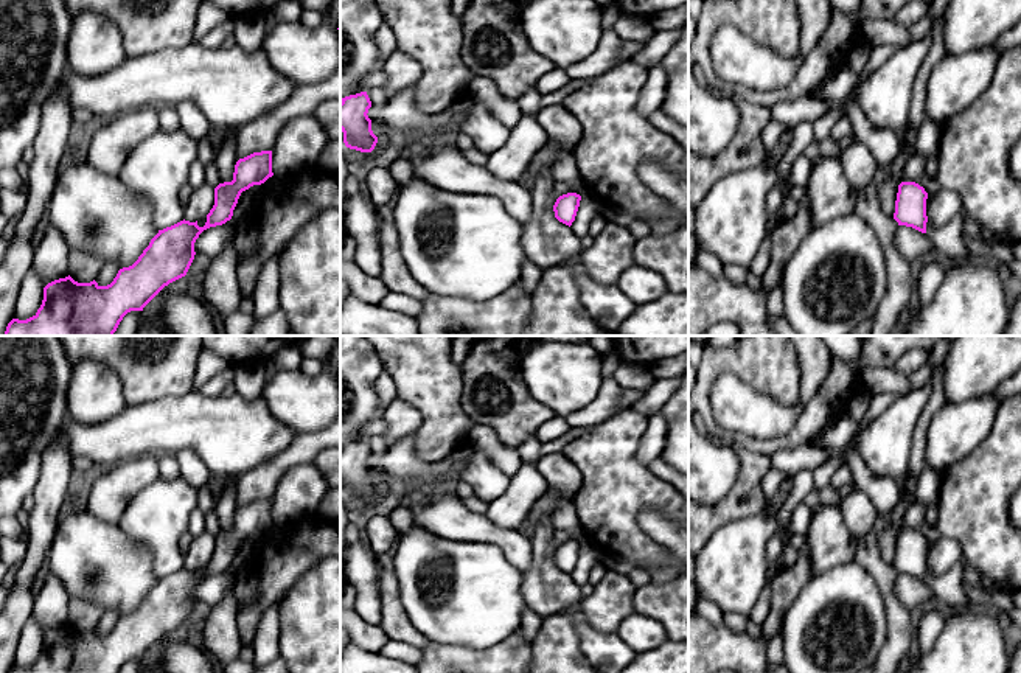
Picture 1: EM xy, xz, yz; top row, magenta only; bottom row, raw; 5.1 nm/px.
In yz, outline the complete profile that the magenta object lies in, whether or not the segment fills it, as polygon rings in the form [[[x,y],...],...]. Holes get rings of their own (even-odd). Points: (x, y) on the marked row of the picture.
[[[901,182],[898,185],[894,219],[898,225],[912,227],[926,233],[926,199],[928,193],[915,182]]]

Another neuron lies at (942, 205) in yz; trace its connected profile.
[[[946,188],[928,194],[926,216],[934,227],[942,227],[957,216],[964,216],[960,197]]]

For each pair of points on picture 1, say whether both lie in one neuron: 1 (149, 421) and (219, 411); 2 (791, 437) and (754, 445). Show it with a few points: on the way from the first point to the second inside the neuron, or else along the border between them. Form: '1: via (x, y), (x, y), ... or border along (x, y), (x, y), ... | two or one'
1: via (167, 421), (202, 421) | one
2: via (782, 442), (763, 445) | one

